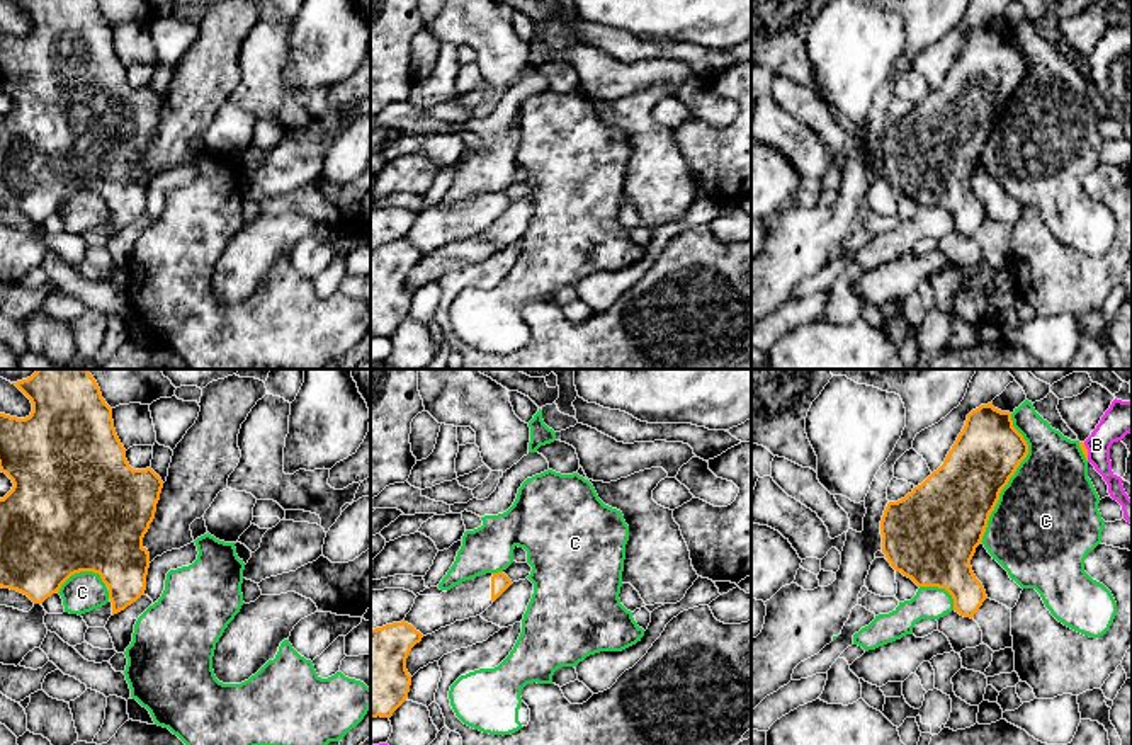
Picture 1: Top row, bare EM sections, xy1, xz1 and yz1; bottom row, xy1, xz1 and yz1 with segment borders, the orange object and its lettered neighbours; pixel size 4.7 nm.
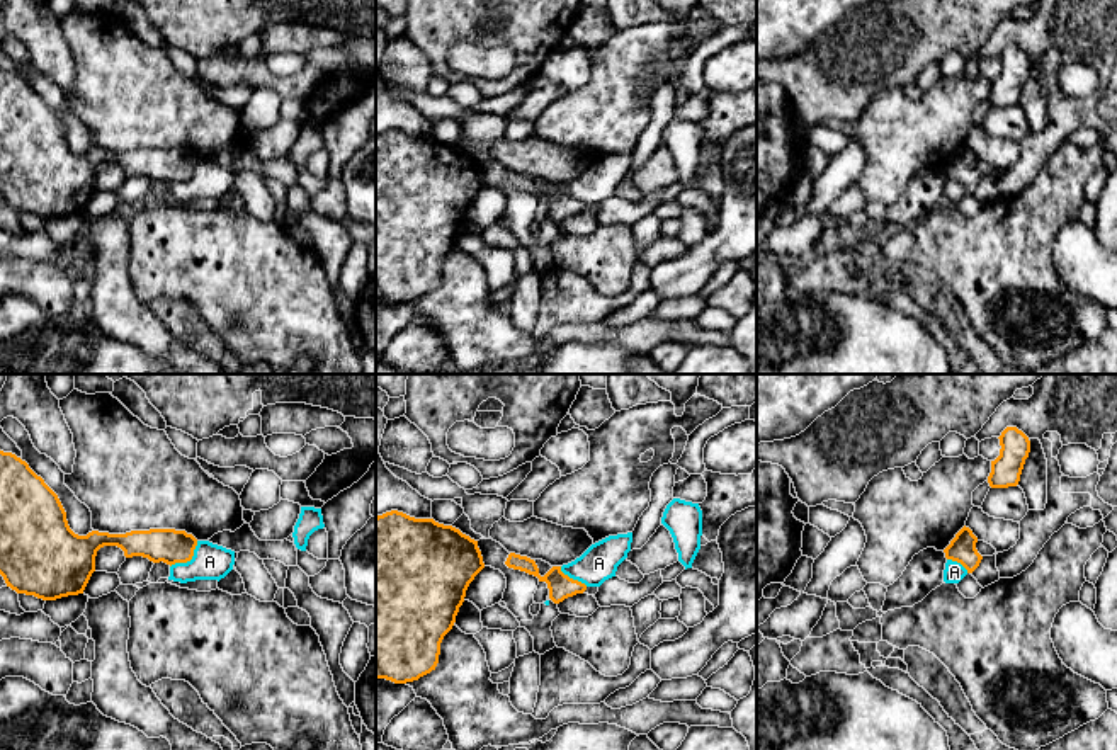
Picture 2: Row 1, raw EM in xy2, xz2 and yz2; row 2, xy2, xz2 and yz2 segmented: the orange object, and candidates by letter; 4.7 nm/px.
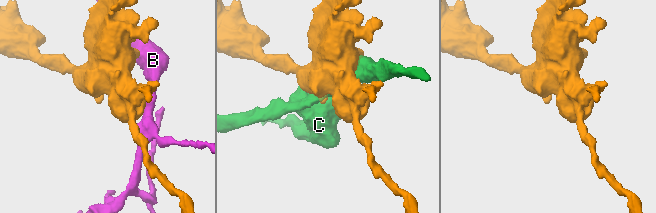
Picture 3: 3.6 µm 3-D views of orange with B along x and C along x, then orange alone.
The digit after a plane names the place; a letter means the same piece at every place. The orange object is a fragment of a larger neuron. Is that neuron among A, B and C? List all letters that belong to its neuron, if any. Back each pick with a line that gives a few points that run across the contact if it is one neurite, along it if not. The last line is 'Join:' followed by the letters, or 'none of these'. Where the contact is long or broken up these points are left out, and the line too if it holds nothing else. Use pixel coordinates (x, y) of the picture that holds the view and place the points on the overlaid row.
Join: none of these

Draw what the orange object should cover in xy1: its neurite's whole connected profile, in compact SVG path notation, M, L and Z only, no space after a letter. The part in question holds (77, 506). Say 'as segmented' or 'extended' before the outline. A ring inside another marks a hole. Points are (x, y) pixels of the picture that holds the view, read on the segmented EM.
extended | M37 369L31 378L12 384L31 400L32 412L25 418L0 413L0 471L14 483L0 498L0 587L42 604L71 575L99 573L109 590L109 602L82 617L88 628L104 628L110 616L144 595L150 553L143 537L155 519L163 481L151 468L129 466L114 429L112 408L88 369Z

